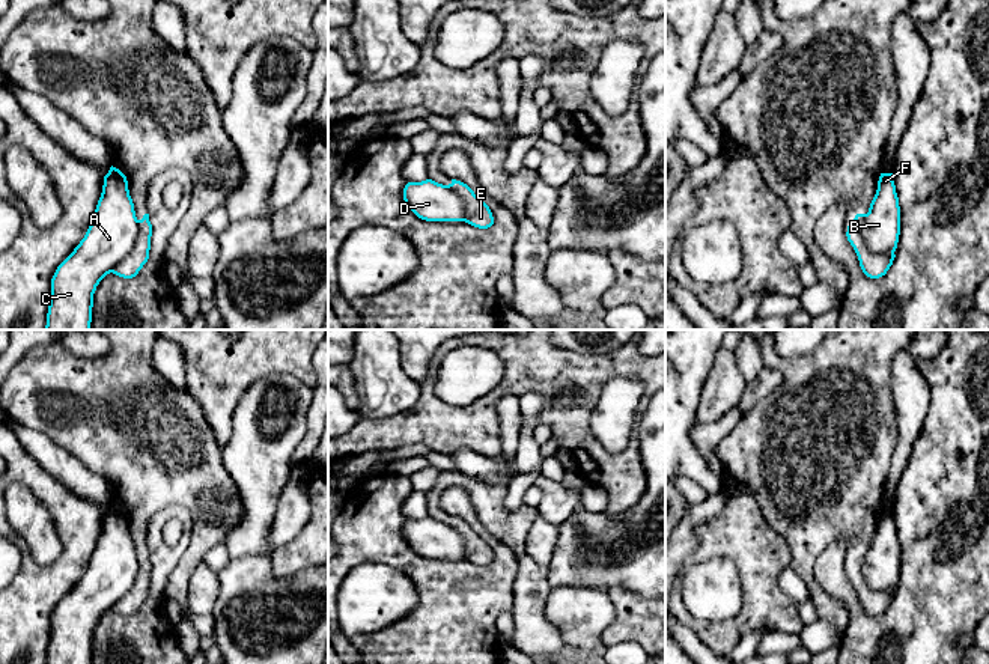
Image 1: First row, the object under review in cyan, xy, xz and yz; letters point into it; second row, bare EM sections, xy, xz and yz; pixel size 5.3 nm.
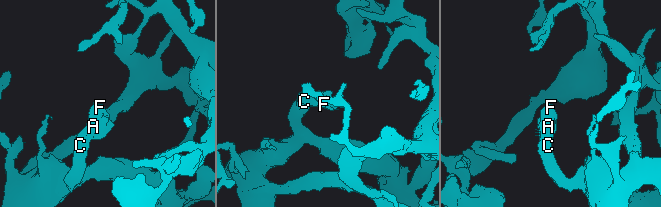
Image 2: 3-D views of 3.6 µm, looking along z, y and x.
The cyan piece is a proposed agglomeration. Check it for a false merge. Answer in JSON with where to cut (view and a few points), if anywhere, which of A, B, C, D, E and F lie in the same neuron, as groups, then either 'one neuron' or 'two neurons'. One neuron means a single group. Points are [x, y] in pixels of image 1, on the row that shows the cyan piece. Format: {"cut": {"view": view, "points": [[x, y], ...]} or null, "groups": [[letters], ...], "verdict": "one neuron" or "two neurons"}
{"cut": {"view": "yz", "points": [[864, 214], [861, 226], [863, 241], [873, 252], [893, 253]]}, "groups": [["A", "B", "C", "D", "F"], ["E"]], "verdict": "two neurons"}

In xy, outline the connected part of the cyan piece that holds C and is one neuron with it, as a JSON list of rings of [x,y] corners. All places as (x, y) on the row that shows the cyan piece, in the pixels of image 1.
[[[111,166],[84,238],[51,279],[45,330],[90,330],[96,286],[132,250],[137,233],[126,176]]]

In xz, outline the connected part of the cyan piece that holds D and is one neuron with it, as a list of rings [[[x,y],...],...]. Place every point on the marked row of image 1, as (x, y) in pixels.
[[[432,179],[408,182],[403,188],[406,206],[426,221],[464,221],[464,200],[458,193]]]

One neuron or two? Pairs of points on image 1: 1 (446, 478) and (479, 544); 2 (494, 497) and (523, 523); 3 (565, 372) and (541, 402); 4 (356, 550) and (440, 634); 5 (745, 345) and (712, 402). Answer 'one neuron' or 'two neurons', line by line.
1: one neuron
2: one neuron
3: two neurons
4: one neuron
5: two neurons

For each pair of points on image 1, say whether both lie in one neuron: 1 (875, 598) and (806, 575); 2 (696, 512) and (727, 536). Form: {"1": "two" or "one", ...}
{"1": "one", "2": "two"}

